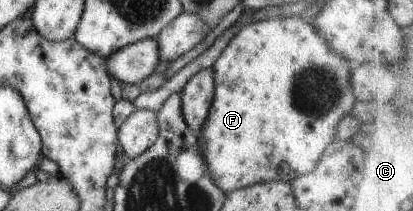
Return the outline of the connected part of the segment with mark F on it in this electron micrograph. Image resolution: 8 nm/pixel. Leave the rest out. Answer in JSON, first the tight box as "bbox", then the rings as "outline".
{"bbox":[197,17,360,194],"outline":[[[304,17],[265,18],[265,20],[257,20],[257,22],[251,22],[251,24],[243,26],[229,40],[229,44],[223,48],[221,56],[217,58],[217,61],[212,66],[215,80],[215,98],[201,130],[197,133],[199,146],[203,148],[201,154],[205,158],[206,169],[209,170],[209,178],[225,194],[229,194],[233,190],[251,186],[256,182],[272,180],[291,182],[293,178],[303,176],[306,172],[313,170],[313,167],[319,162],[321,155],[325,152],[325,148],[333,142],[339,120],[347,115],[347,112],[351,110],[351,106],[357,101],[355,96],[353,96],[353,88],[351,88],[351,70],[355,70],[360,64],[360,62],[349,62],[343,56],[339,56],[335,50],[331,50],[325,44],[325,39],[321,38],[317,34],[317,30],[311,26],[310,19],[306,20]]]}

